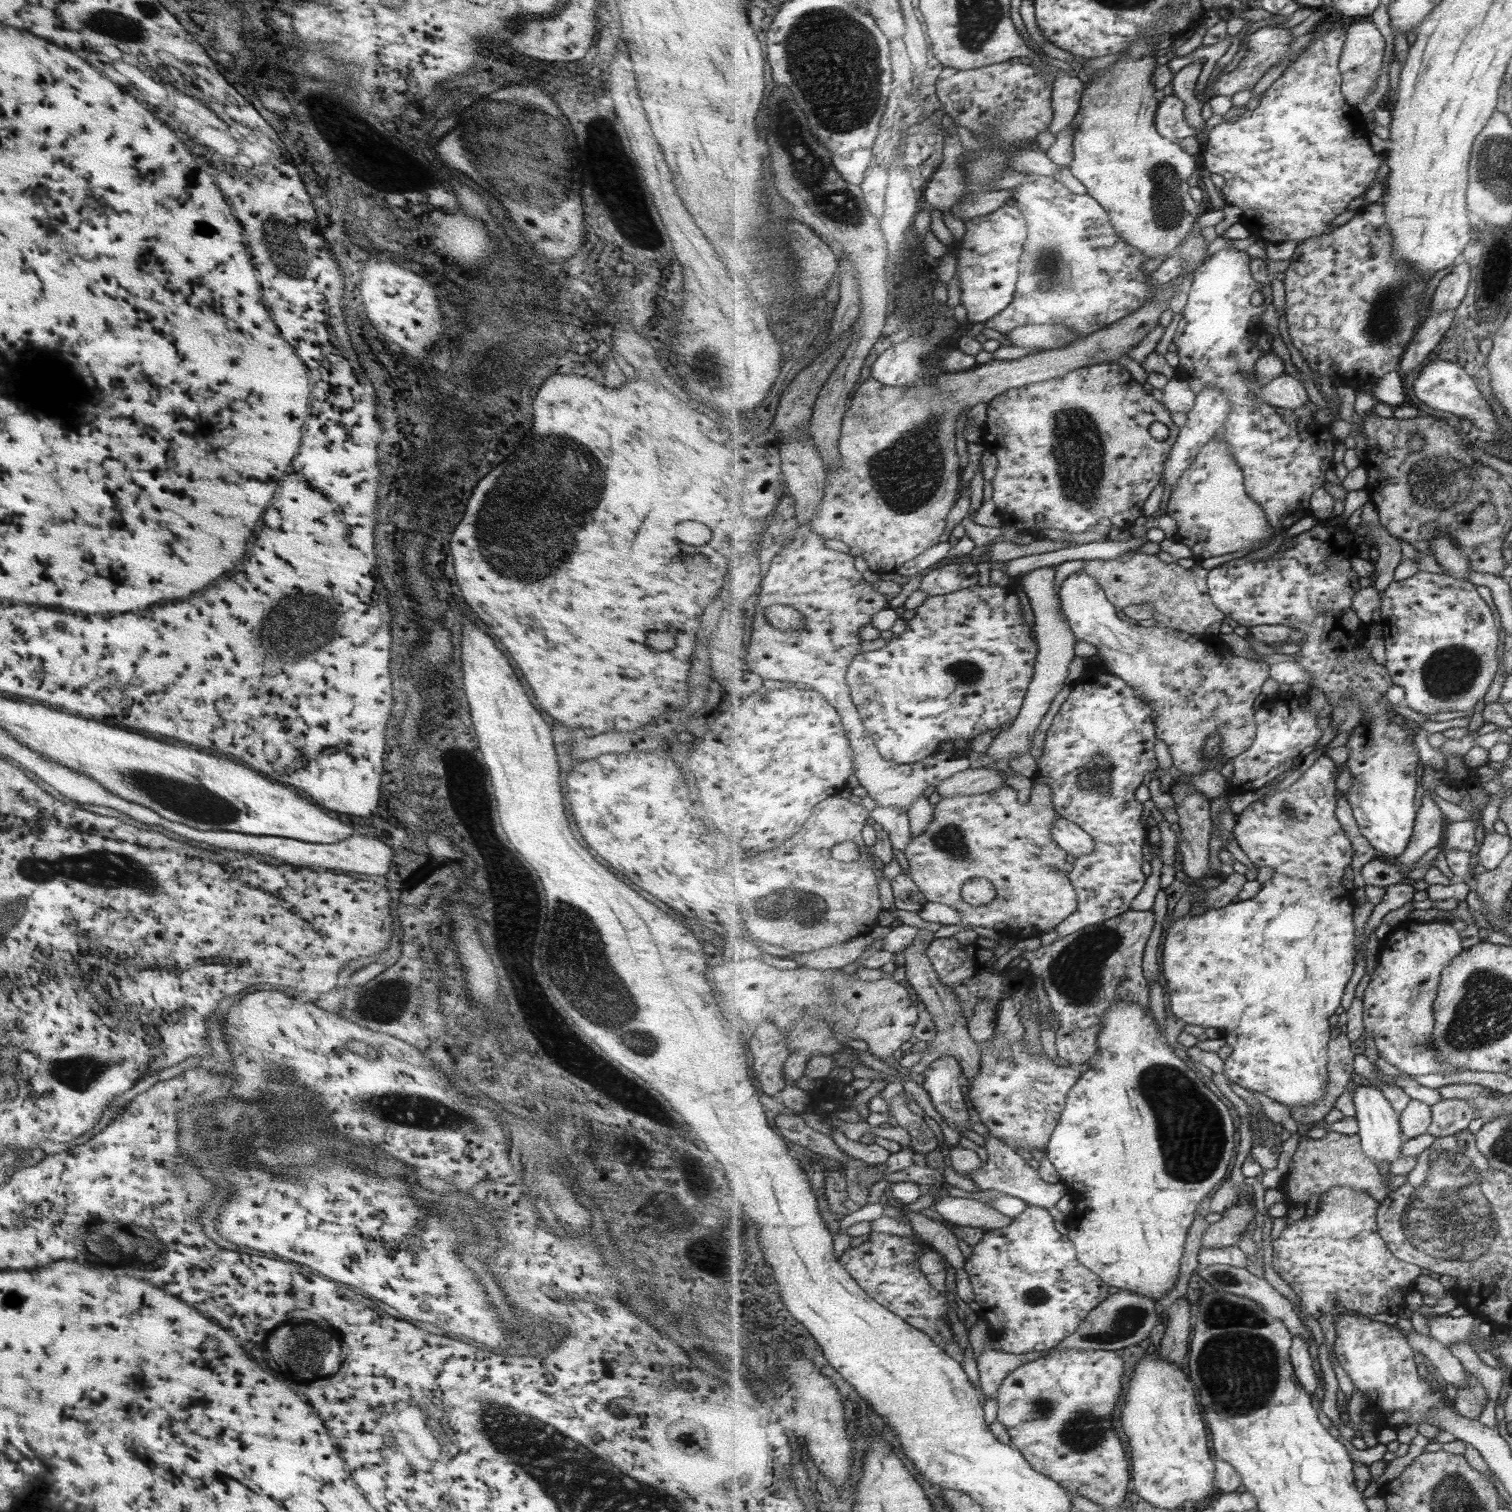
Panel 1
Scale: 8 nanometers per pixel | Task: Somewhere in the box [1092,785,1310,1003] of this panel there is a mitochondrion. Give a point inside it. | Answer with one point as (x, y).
(1287, 810)

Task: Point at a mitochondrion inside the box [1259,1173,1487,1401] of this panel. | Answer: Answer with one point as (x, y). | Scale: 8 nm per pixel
(1353, 1203)

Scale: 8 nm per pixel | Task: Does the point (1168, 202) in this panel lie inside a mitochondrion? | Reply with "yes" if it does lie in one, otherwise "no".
yes

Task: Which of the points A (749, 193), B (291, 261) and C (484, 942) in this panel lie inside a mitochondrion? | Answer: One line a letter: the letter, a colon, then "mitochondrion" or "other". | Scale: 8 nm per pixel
A: other
B: mitochondrion
C: other

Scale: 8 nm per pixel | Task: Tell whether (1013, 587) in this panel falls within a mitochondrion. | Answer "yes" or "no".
no

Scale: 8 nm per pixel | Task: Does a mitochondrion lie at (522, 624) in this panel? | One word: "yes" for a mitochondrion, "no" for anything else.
no

